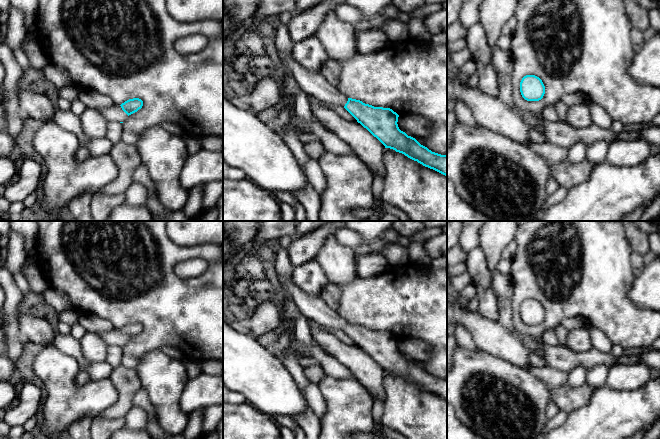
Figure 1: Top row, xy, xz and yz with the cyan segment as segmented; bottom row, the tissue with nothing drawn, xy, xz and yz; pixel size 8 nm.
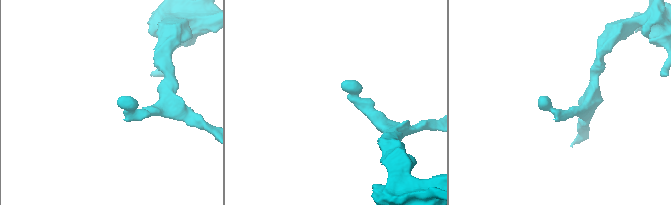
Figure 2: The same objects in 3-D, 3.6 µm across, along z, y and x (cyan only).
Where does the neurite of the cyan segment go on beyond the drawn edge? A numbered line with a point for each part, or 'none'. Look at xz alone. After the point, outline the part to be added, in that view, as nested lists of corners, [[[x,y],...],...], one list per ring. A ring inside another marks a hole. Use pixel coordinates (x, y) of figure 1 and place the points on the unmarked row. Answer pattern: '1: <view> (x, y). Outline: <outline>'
1: xz (311, 306). Outline: [[[292,278],[286,281],[285,287],[292,295],[302,315],[324,327],[345,330],[348,321],[342,318],[337,311],[331,309],[320,296],[305,292],[294,284]]]

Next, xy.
1: xy (114, 337). Outline: [[[113,329],[108,332],[97,334],[103,338],[107,345],[124,346],[128,342],[128,339],[122,334],[120,329]]]

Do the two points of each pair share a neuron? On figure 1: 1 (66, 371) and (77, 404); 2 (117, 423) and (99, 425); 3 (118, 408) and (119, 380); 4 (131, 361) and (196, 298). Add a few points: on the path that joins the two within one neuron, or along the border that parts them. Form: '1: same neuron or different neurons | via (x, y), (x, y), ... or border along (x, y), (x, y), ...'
1: same neuron | via (66, 379), (66, 393), (69, 396)
2: same neuron | via (113, 425), (103, 425)
3: same neuron | via (124, 401), (124, 387)
4: different neurons | border along (124, 355), (140, 357)

